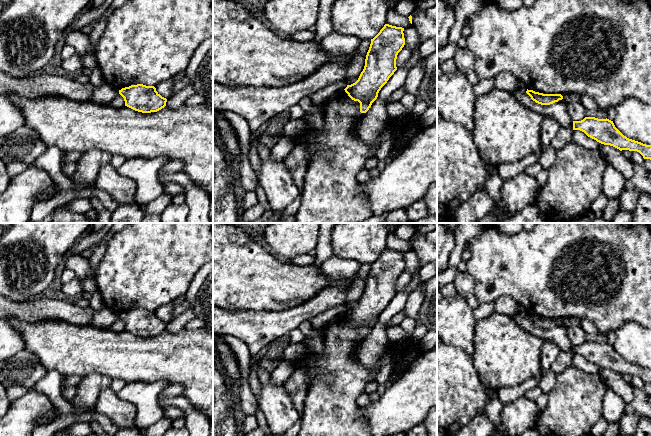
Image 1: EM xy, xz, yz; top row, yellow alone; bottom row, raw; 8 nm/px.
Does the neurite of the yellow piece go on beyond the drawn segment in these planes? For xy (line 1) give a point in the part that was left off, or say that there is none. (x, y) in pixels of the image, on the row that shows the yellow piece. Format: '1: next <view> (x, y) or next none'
1: next none

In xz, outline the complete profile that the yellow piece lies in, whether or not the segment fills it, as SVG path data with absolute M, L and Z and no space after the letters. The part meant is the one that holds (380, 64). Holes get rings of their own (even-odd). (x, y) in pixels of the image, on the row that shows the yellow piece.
M385 24L380 32L371 39L371 44L365 59L365 66L358 80L351 85L347 85L344 89L352 100L360 103L361 113L366 113L369 110L372 103L377 99L381 88L397 70L397 55L405 45L403 31L404 28L402 27Z

